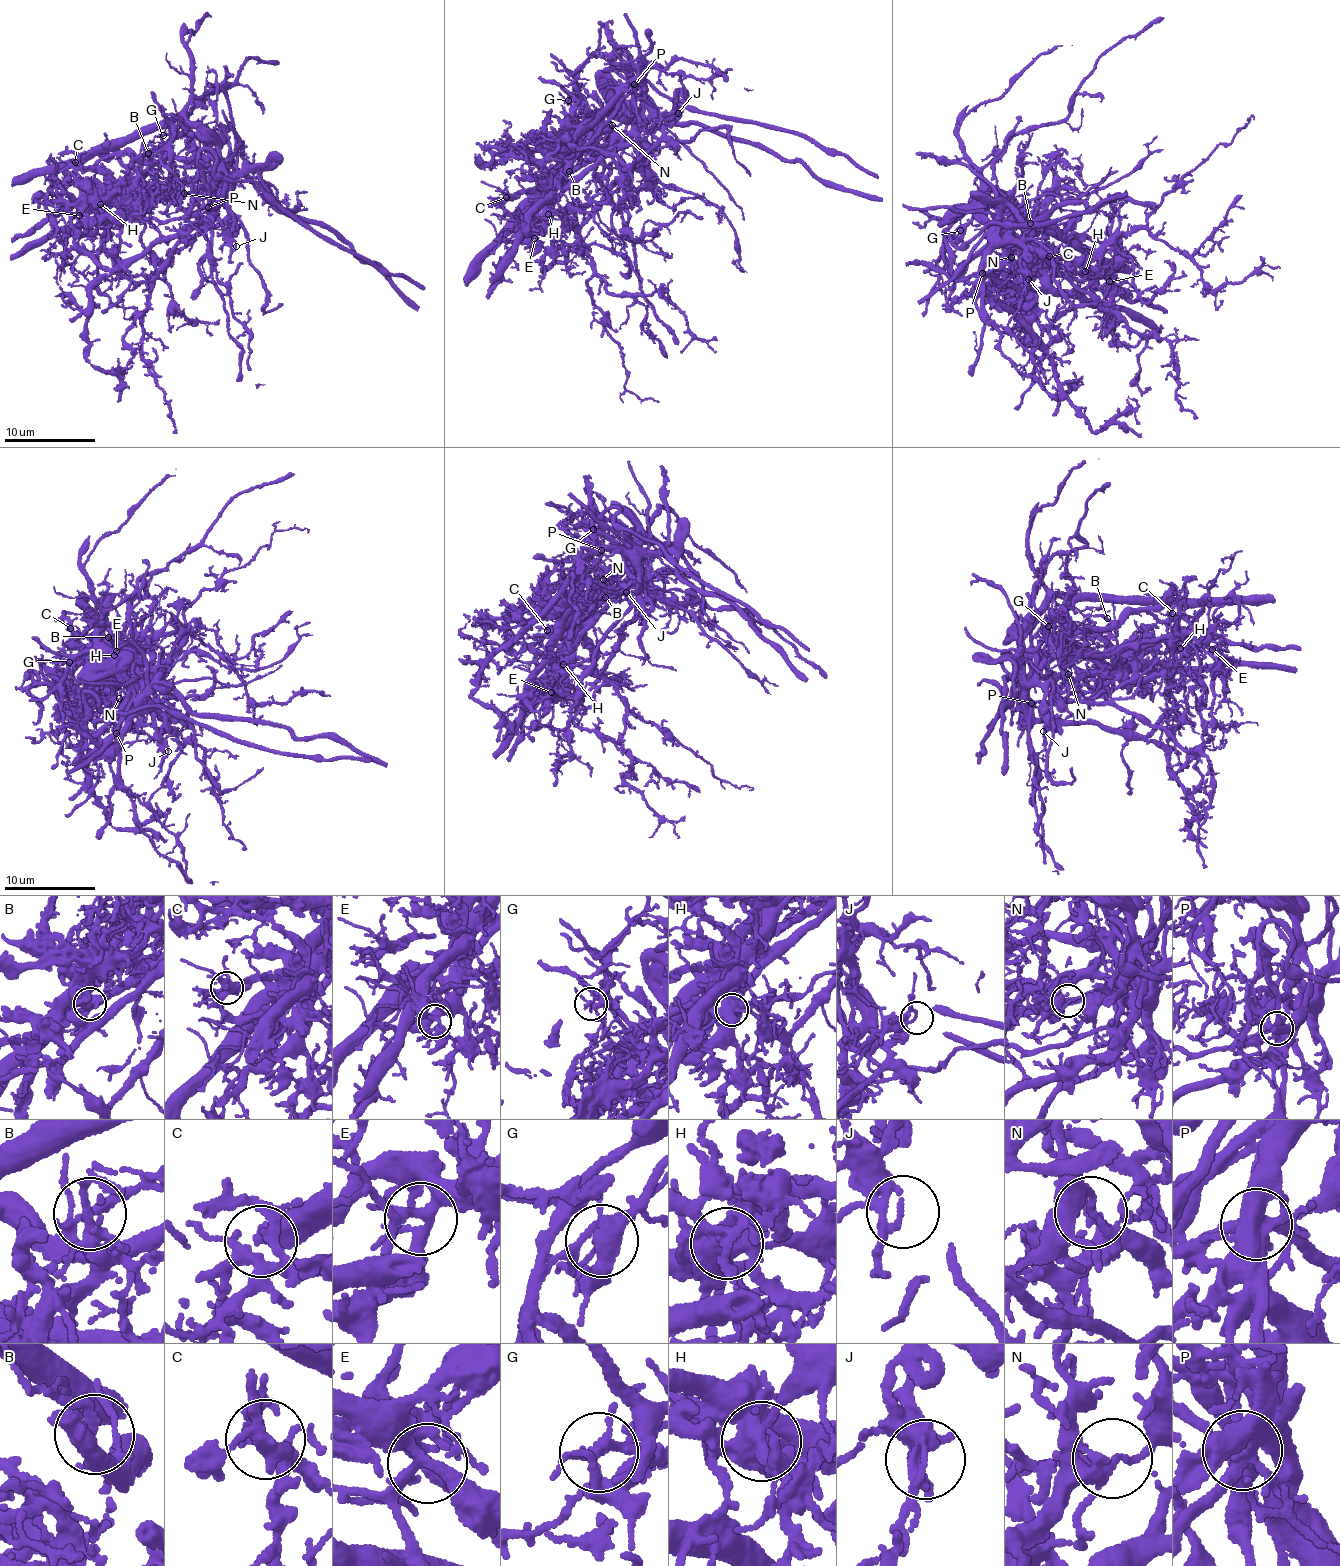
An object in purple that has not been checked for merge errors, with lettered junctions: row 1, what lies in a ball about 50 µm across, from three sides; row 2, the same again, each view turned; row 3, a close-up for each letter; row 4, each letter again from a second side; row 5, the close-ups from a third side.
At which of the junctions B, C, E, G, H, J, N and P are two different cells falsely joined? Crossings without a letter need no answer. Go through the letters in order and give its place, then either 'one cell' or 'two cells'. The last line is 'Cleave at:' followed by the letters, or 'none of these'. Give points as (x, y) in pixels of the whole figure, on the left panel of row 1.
B: at (148, 153); two cells
C: at (75, 162); one cell
E: at (79, 215); one cell
G: at (163, 135); two cells
H: at (100, 204); two cells
J: at (236, 246); two cells
N: at (184, 193); two cells
P: at (208, 207); two cells
Cleave at: B, G, H, J, N, P

